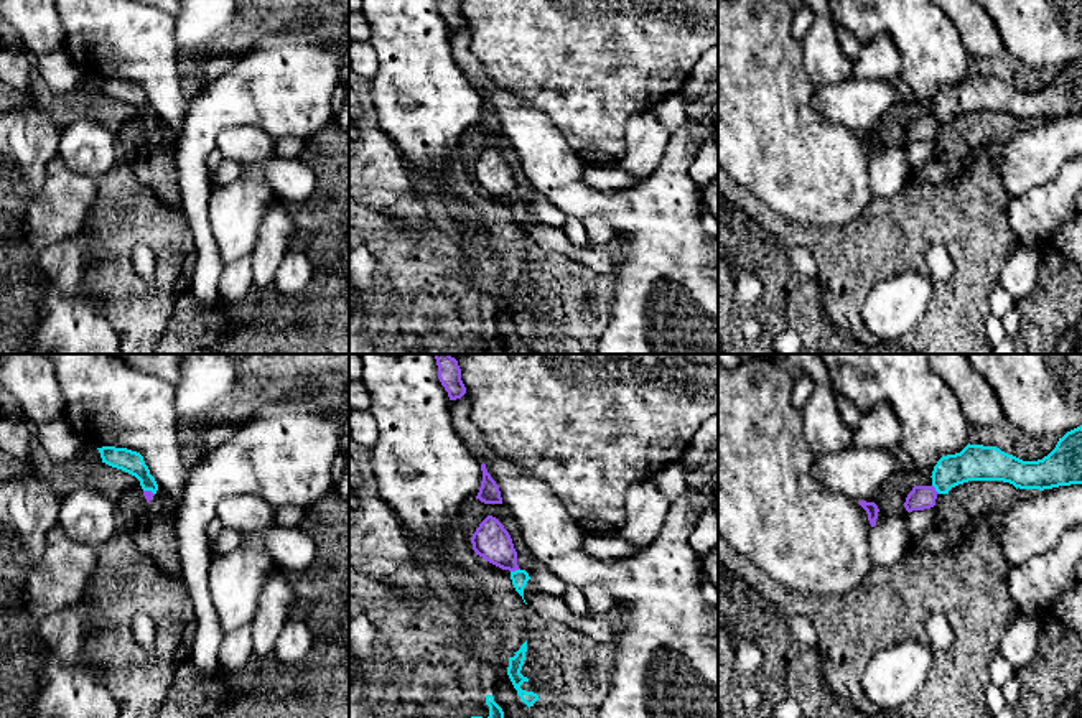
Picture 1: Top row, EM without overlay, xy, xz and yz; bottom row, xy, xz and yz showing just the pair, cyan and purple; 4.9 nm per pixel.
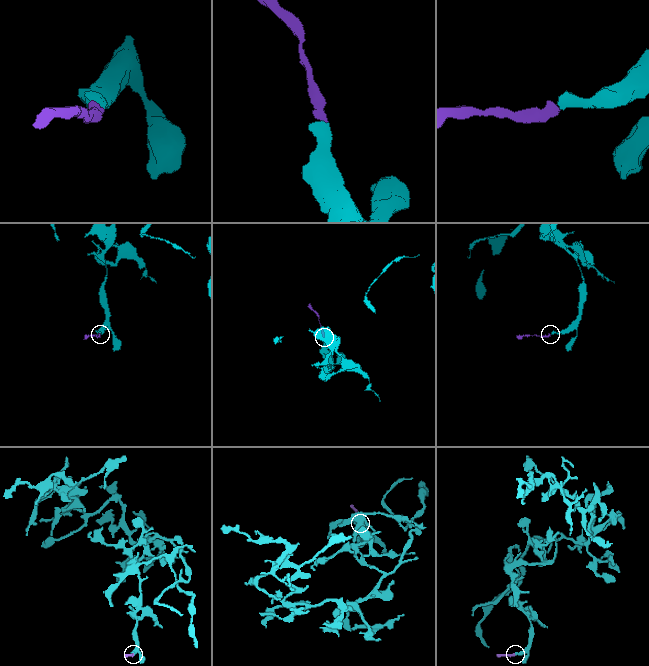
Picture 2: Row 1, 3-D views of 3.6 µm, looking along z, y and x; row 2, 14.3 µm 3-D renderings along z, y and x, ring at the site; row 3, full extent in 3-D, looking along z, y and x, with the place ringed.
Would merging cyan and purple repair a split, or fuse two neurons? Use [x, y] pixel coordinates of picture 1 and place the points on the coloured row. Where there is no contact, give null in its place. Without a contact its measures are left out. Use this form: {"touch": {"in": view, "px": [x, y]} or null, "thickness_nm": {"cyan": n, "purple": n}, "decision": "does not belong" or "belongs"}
{"touch": {"in": "xz", "px": [516, 570]}, "thickness_nm": {"cyan": 80, "purple": 180}, "decision": "belongs"}

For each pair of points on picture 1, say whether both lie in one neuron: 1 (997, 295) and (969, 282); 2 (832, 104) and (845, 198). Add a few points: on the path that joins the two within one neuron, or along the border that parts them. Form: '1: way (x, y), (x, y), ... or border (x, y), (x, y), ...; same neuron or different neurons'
1: border (997, 282), (988, 295), (988, 313); different neurons
2: border (814, 89), (814, 106), (827, 119), (857, 134); different neurons

